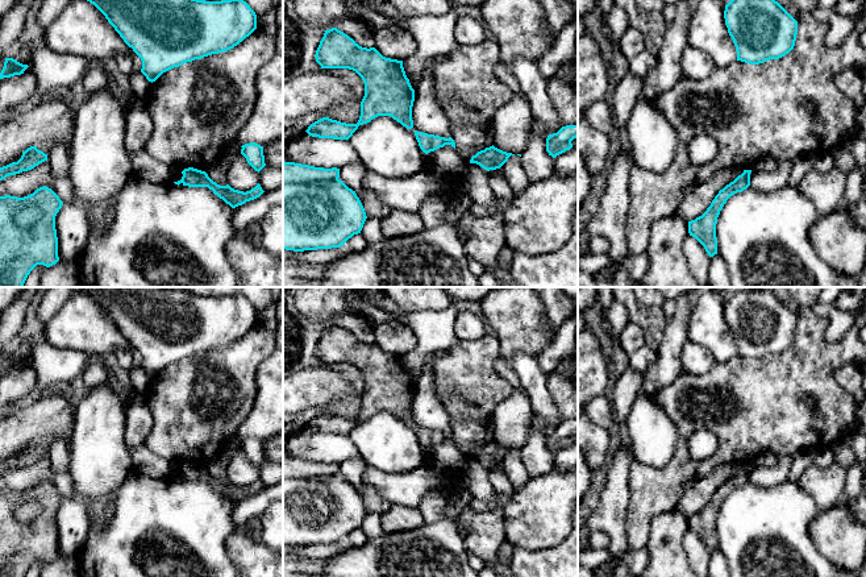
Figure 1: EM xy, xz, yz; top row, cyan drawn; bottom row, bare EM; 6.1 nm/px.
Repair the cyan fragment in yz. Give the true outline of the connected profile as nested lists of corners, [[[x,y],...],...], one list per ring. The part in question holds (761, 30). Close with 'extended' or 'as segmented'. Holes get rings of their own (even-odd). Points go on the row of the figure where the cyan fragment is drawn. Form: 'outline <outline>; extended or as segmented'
outline [[[730,0],[725,5],[724,18],[737,61],[759,65],[784,57],[795,46],[798,21],[775,0]]]; as segmented

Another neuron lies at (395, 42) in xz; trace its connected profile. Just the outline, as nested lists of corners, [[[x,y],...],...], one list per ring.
[[[394,24],[374,32],[375,49],[386,58],[404,61],[413,55],[417,45],[412,34]]]

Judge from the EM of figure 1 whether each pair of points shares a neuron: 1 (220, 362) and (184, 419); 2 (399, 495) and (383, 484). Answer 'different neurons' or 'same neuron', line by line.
1: same neuron
2: same neuron

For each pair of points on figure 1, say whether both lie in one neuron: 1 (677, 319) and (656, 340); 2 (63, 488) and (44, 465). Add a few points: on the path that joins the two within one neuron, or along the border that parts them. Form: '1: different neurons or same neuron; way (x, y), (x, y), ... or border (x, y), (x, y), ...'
1: different neurons; border (666, 320), (662, 344), (657, 352)
2: same neuron; way (58, 482), (46, 470)

